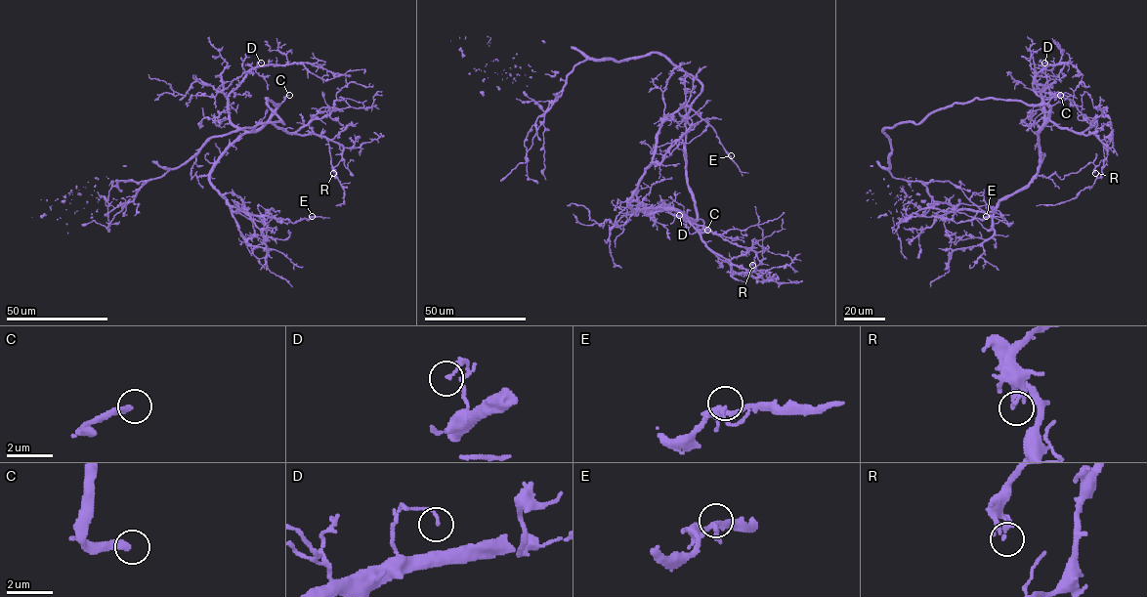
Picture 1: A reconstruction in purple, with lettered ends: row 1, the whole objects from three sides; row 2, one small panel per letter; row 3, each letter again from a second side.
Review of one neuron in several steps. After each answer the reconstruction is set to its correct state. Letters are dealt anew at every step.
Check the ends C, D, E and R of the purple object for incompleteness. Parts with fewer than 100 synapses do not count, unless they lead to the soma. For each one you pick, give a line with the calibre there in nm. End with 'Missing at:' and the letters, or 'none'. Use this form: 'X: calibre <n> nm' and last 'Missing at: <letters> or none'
C: calibre 280 nm
Missing at: C

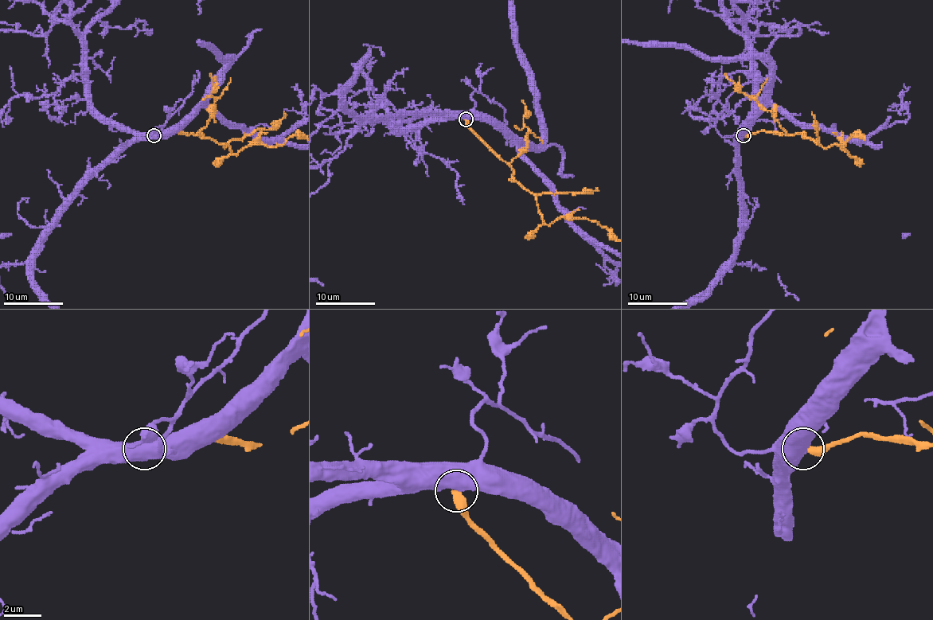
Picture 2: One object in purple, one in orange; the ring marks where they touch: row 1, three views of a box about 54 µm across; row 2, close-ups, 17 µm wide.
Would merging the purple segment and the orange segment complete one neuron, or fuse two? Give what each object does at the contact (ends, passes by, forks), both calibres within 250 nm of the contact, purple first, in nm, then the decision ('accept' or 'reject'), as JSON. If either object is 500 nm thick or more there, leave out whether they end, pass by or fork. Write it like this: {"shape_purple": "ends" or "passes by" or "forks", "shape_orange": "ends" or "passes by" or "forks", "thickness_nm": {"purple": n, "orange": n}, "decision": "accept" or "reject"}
{"thickness_nm": {"purple": 750, "orange": 440}, "decision": "reject"}

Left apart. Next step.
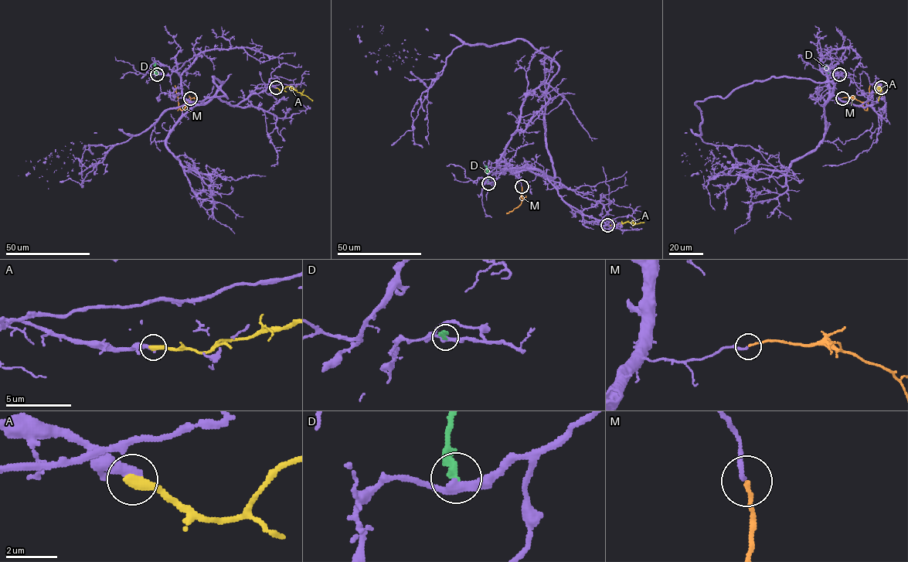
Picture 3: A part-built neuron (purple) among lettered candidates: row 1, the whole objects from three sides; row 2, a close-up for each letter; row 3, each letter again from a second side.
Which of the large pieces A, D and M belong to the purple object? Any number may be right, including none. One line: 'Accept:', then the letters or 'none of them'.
Accept: M

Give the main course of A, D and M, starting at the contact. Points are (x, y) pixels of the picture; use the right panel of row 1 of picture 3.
A: (881, 88), (882, 90), (879, 87), (878, 100)
D: (839, 73), (829, 73), (825, 65), (821, 64)
M: (842, 98), (859, 100), (866, 110), (869, 85)

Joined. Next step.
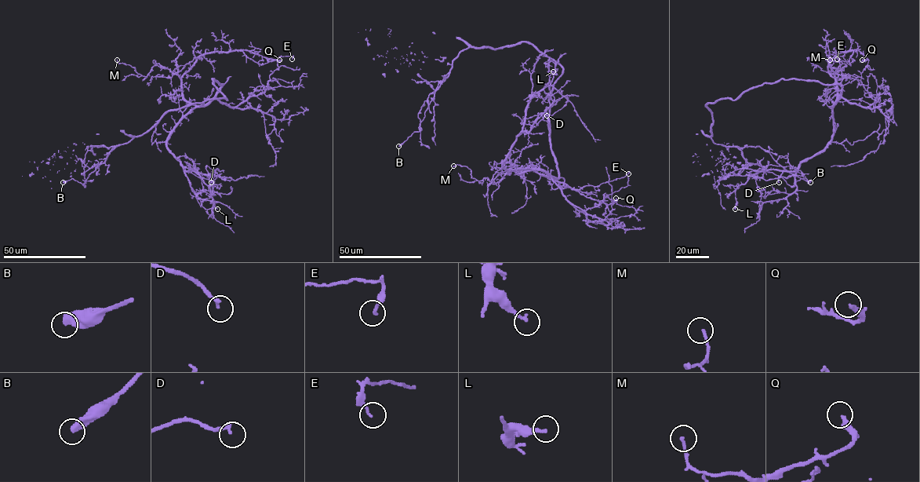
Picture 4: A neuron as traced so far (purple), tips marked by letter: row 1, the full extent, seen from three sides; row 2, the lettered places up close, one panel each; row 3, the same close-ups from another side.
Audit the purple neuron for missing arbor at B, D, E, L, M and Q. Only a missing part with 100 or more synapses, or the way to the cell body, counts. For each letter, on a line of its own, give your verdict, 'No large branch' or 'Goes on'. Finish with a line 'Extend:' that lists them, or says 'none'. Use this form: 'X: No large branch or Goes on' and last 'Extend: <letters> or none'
B: No large branch
D: No large branch
E: No large branch
L: No large branch
M: No large branch
Q: No large branch
Extend: none

